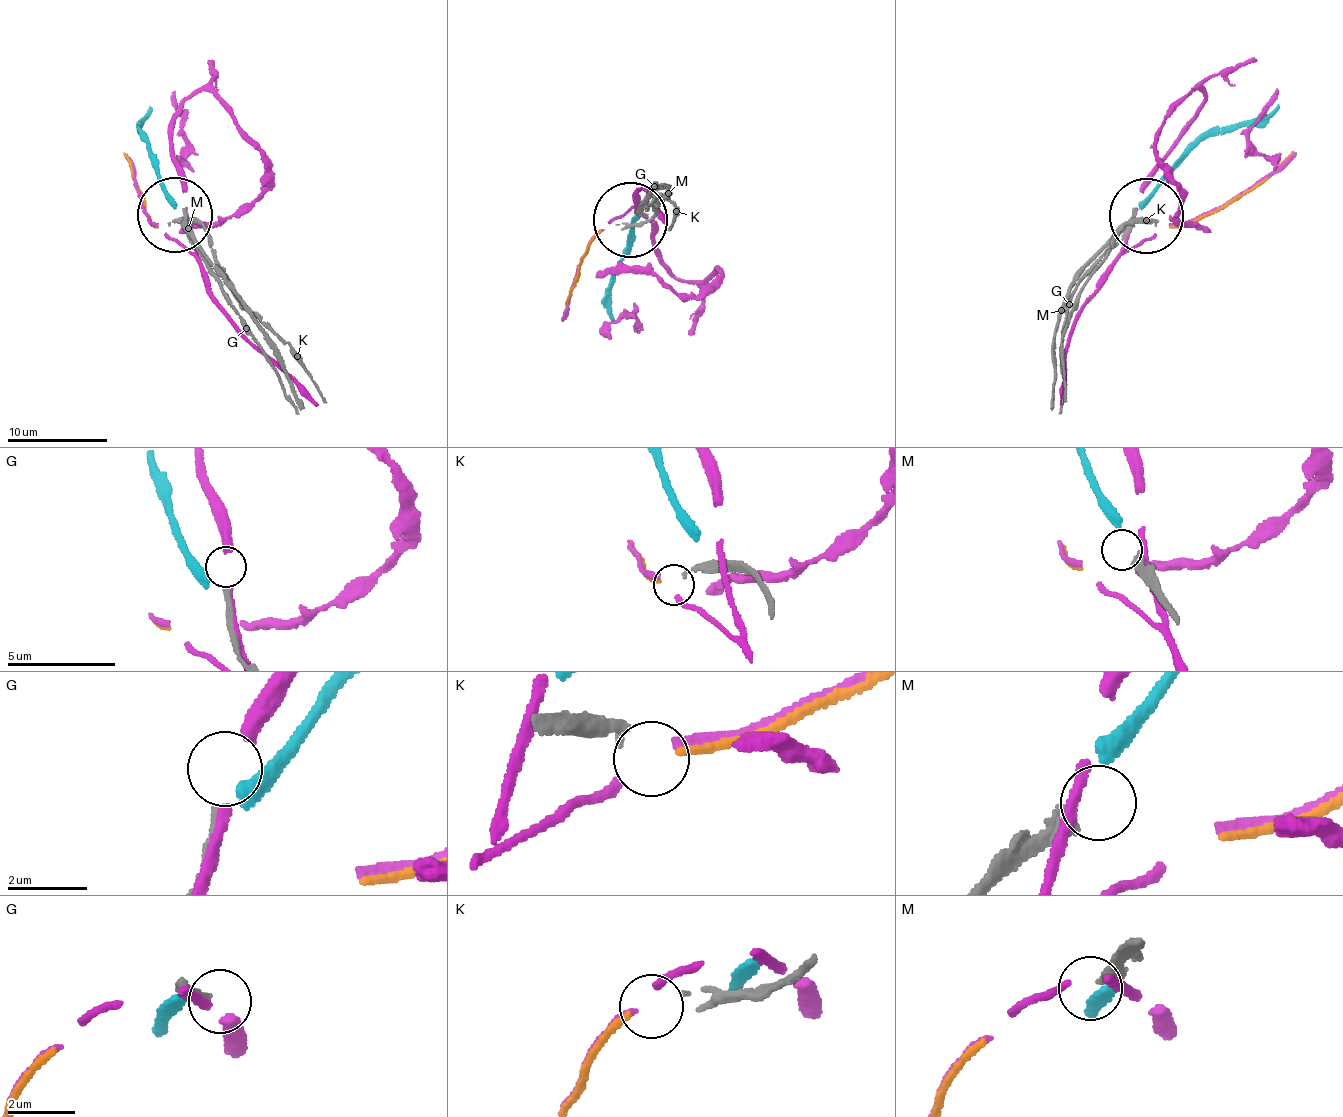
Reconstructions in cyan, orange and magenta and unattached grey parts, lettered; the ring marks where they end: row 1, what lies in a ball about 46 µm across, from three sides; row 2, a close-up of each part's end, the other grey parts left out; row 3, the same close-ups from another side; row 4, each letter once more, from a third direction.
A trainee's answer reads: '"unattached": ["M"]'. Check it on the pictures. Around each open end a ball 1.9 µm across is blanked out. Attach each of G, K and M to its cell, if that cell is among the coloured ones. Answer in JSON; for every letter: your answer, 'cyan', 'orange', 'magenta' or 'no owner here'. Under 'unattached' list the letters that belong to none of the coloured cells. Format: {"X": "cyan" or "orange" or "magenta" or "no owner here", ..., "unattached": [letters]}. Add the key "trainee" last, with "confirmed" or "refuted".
{"G": "no owner here", "K": "orange", "M": "no owner here", "unattached": ["G", "M"], "trainee": "refuted"}

